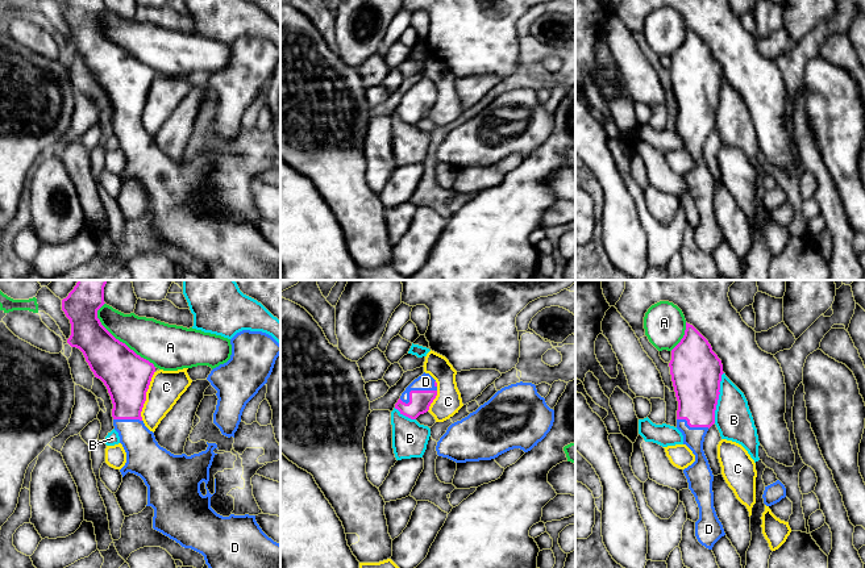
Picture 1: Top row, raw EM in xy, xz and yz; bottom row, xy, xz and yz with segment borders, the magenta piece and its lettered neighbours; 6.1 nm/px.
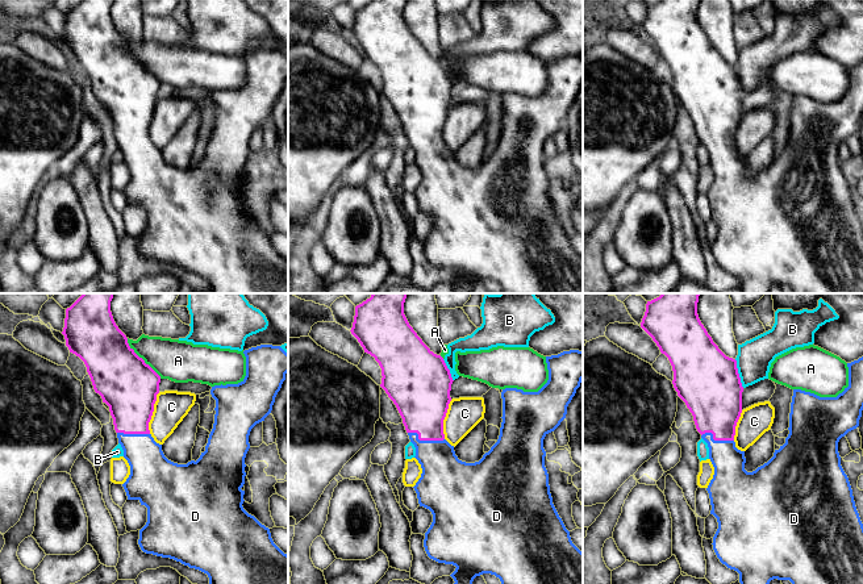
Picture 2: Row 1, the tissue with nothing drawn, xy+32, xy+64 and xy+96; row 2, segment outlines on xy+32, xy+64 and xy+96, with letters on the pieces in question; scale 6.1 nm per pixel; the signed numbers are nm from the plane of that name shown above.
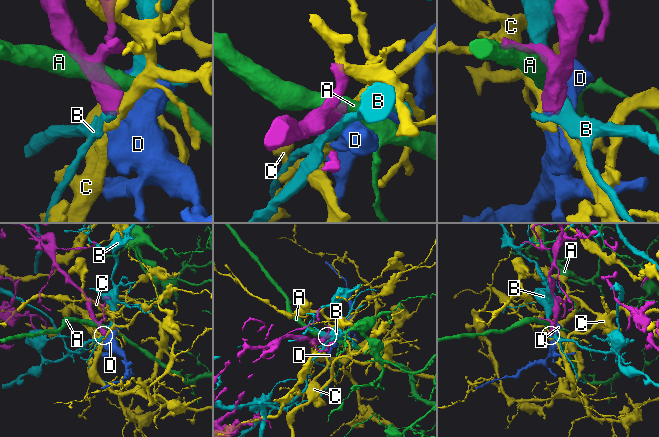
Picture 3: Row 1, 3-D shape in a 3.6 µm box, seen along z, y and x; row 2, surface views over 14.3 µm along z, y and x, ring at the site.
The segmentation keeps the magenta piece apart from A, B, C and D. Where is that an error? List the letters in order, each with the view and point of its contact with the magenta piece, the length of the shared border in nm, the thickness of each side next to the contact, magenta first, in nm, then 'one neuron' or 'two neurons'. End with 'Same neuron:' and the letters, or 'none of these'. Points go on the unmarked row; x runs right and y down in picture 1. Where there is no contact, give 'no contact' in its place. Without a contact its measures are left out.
A: contact xy (117, 45); length 500 nm; calibres 280 and 260 nm; two neurons
B: contact yz (718, 103); length 320 nm; calibres 320 and 220 nm; two neurons
C: contact xy (145, 101); length 320 nm; calibres 280 and 200 nm; two neurons
D: contact xz (414, 96); length 240 nm; calibres 130 and 100 nm; one neuron
Same neuron: D

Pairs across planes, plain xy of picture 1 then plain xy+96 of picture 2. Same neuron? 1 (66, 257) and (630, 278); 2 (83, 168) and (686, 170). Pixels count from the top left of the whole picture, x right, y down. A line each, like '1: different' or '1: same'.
1: same
2: different

